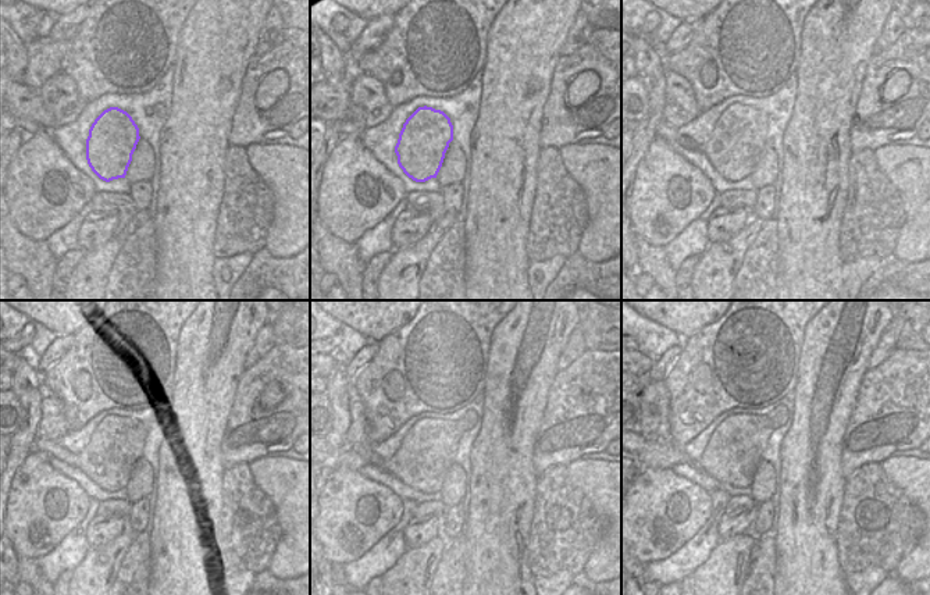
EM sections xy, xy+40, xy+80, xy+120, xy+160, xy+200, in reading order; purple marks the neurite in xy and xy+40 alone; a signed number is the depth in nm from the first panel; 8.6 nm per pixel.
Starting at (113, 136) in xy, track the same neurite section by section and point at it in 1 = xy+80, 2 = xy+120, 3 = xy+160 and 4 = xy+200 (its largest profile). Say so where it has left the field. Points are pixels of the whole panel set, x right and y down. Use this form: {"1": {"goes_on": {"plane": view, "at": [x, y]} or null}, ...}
{"1": {"goes_on": {"plane": "xy+80", "at": [738, 135]}}, "2": {"goes_on": {"plane": "xy+120", "at": [117, 444]}}, "3": {"goes_on": {"plane": "xy+160", "at": [427, 449]}}, "4": {"goes_on": {"plane": "xy+200", "at": [731, 456]}}}

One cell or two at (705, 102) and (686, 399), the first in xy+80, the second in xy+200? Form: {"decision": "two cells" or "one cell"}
{"decision": "one cell"}

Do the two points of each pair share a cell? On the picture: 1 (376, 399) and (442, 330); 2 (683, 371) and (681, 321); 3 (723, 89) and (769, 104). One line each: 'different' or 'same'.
1: same
2: different
3: different

